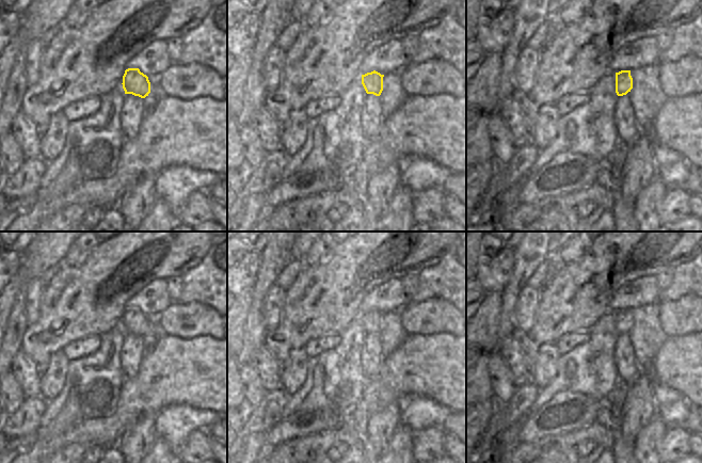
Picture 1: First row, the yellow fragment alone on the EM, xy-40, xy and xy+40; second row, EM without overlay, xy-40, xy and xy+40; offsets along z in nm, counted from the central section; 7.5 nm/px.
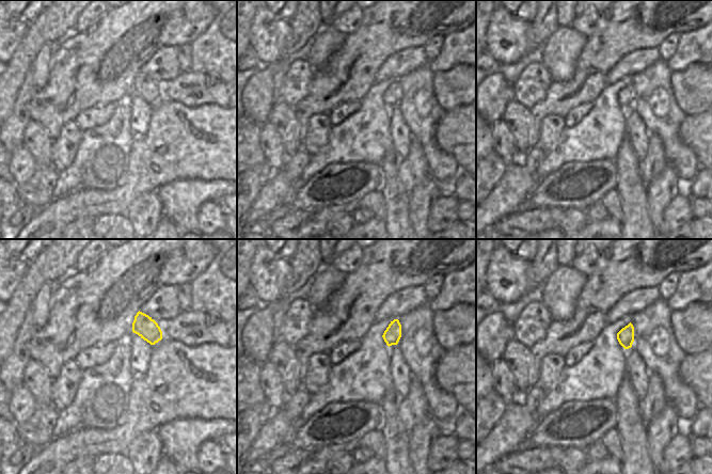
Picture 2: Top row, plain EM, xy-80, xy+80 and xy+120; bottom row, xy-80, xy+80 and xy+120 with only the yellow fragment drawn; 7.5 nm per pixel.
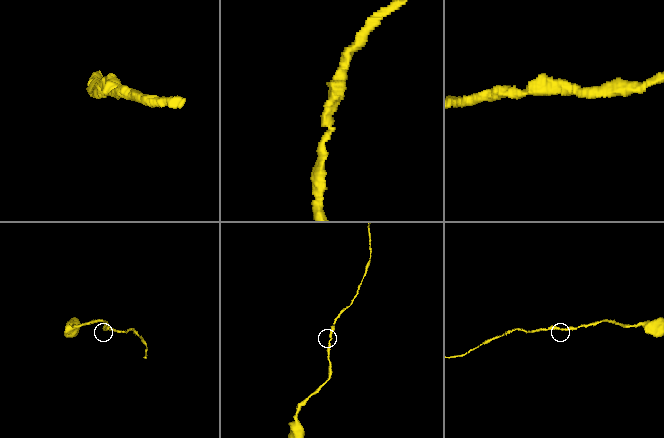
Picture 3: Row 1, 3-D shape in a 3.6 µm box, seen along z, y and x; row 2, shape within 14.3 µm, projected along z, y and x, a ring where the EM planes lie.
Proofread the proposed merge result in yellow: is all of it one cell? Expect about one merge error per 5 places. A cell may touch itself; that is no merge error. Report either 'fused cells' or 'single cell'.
single cell

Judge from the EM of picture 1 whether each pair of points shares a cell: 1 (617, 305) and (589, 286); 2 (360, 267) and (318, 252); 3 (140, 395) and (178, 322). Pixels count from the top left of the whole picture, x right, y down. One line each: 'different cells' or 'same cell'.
1: different cells
2: different cells
3: different cells

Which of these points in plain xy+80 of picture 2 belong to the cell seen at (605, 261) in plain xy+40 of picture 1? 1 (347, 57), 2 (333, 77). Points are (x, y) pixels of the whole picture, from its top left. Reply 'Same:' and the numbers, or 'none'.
Same: 1, 2

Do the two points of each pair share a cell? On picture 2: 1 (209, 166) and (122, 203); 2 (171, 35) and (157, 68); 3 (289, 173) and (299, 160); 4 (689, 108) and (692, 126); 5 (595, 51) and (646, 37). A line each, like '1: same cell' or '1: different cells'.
1: same cell
2: different cells
3: same cell
4: different cells
5: same cell

